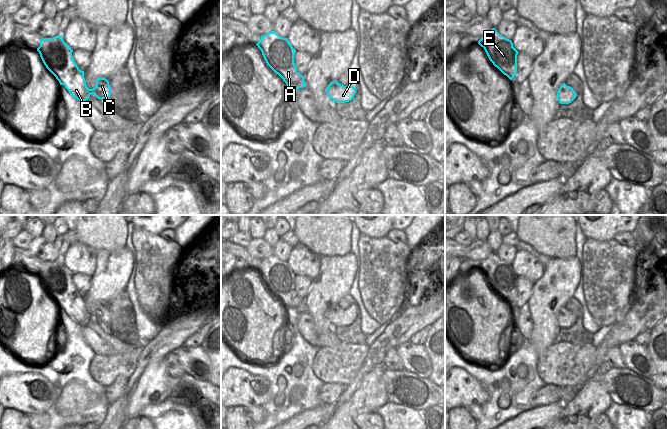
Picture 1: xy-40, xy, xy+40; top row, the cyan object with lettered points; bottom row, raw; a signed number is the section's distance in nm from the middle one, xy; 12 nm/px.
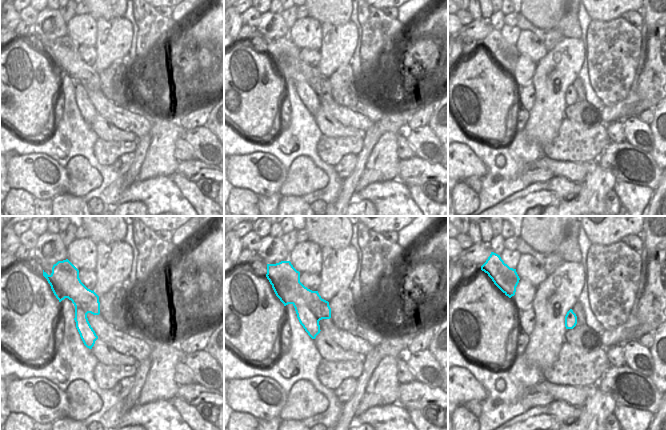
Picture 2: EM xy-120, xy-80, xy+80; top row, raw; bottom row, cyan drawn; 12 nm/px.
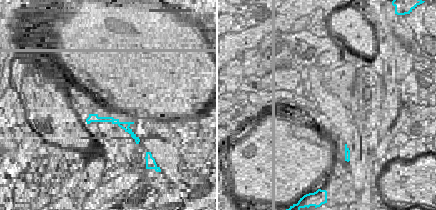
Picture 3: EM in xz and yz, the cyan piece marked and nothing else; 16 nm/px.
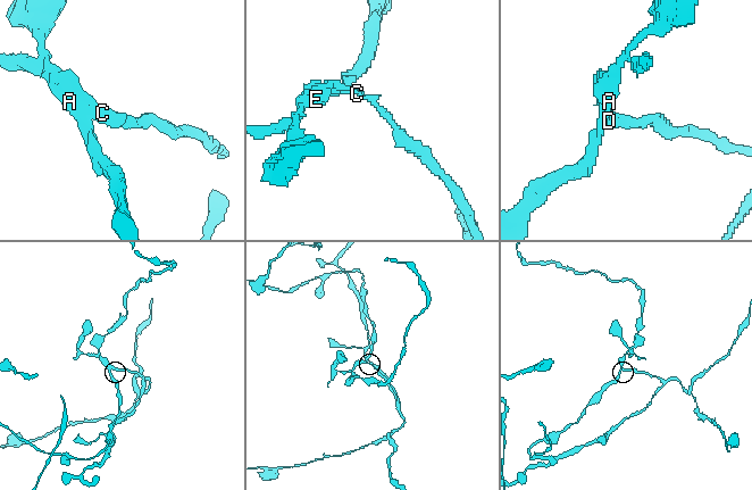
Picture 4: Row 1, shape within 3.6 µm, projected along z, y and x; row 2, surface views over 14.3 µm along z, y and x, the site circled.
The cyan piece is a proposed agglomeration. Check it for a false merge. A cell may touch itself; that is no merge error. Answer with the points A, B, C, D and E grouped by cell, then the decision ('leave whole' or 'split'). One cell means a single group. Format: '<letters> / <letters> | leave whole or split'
A B C E / D | split

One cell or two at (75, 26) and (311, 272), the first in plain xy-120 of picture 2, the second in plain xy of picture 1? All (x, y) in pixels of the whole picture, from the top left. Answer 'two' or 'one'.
one

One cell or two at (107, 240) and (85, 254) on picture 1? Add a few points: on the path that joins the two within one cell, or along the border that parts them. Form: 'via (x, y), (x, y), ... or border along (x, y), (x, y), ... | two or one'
border along (78, 240), (95, 251) | two

